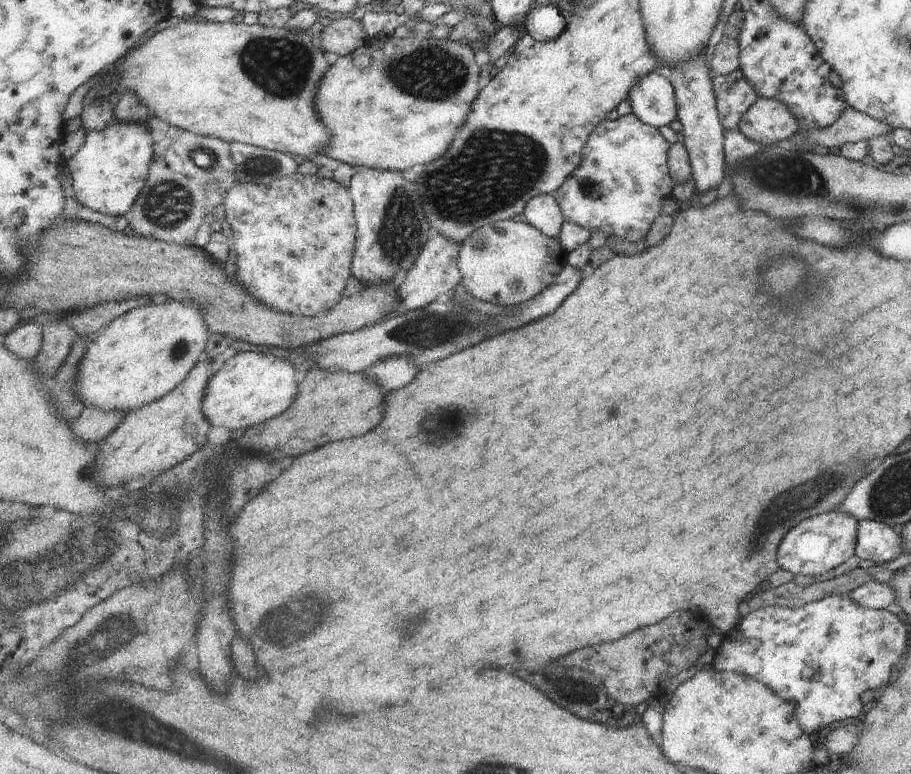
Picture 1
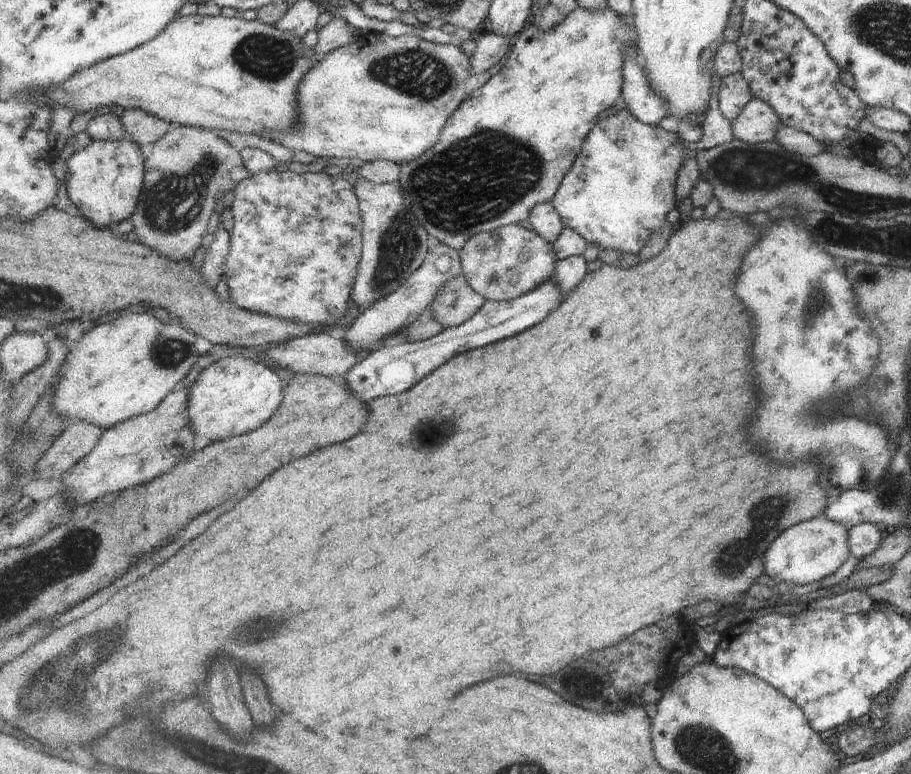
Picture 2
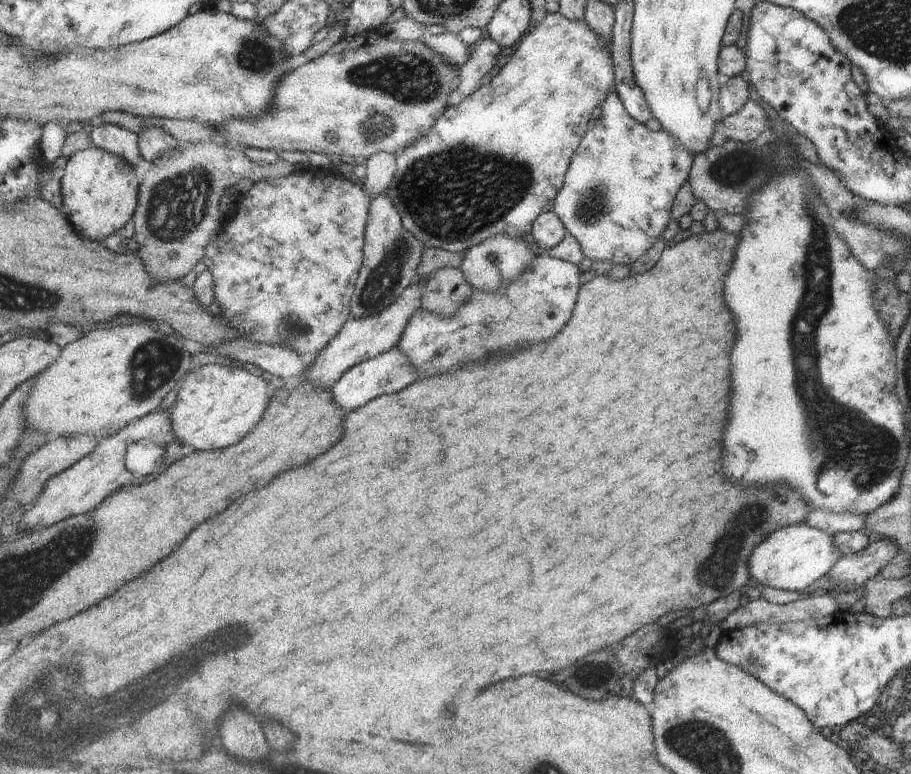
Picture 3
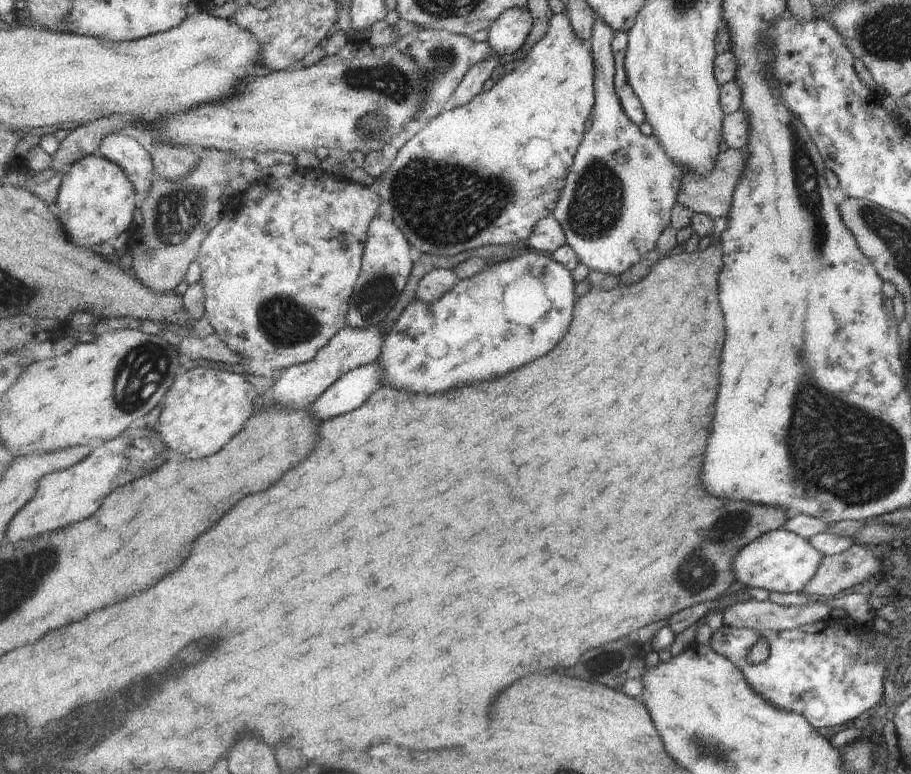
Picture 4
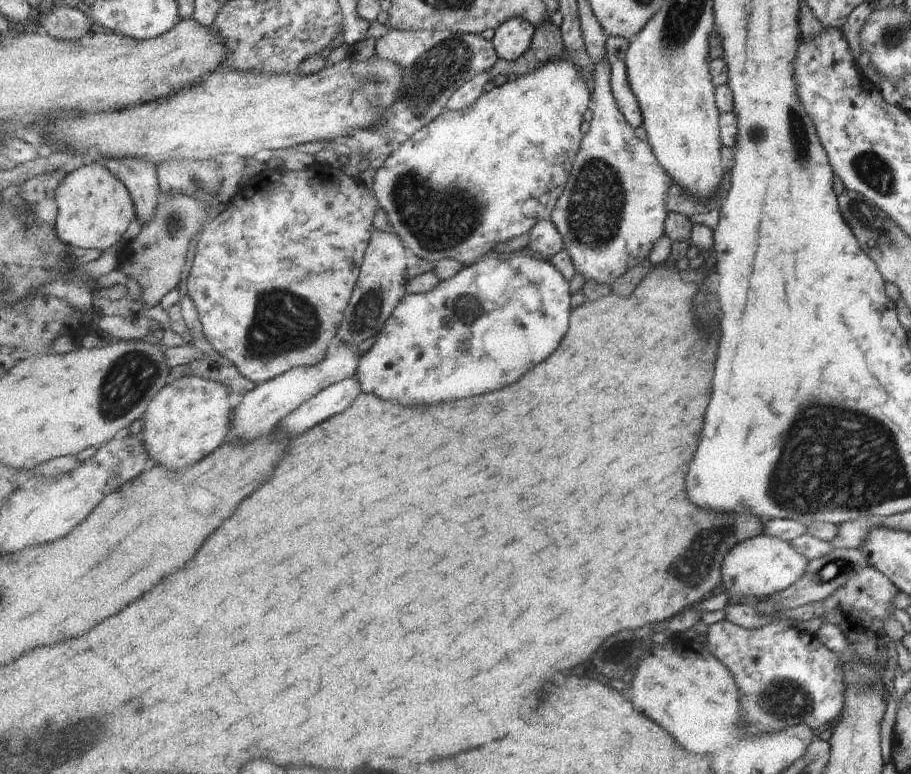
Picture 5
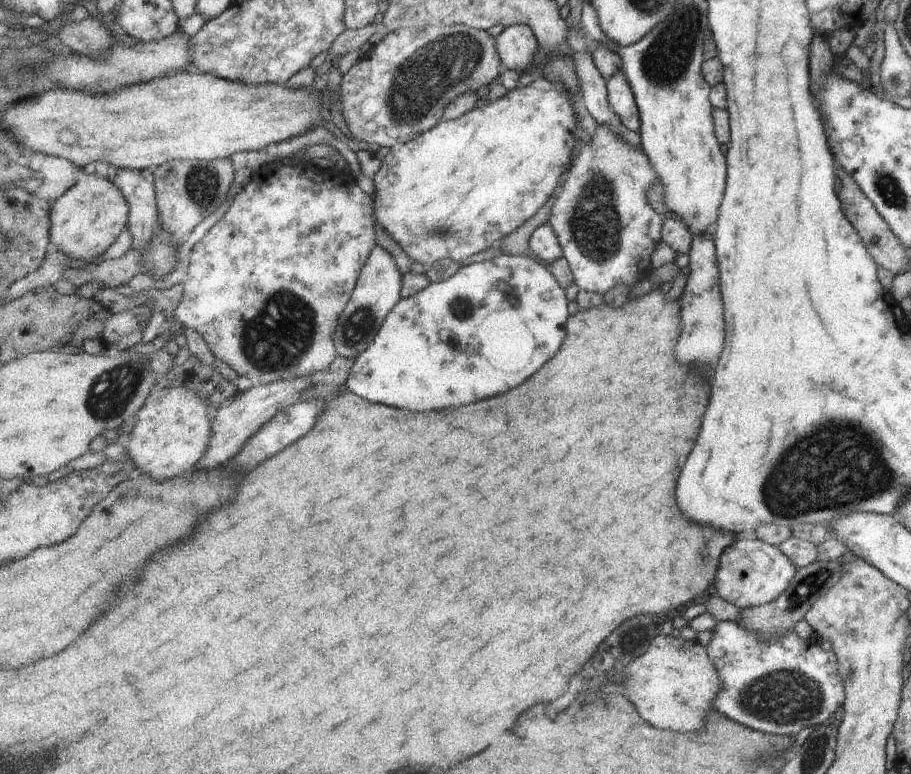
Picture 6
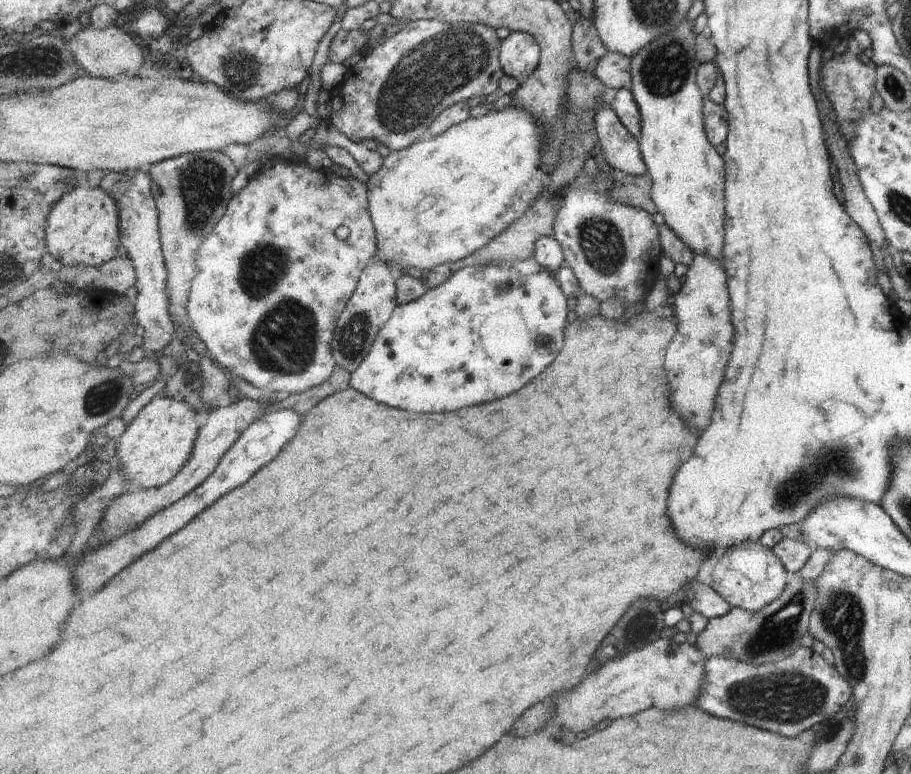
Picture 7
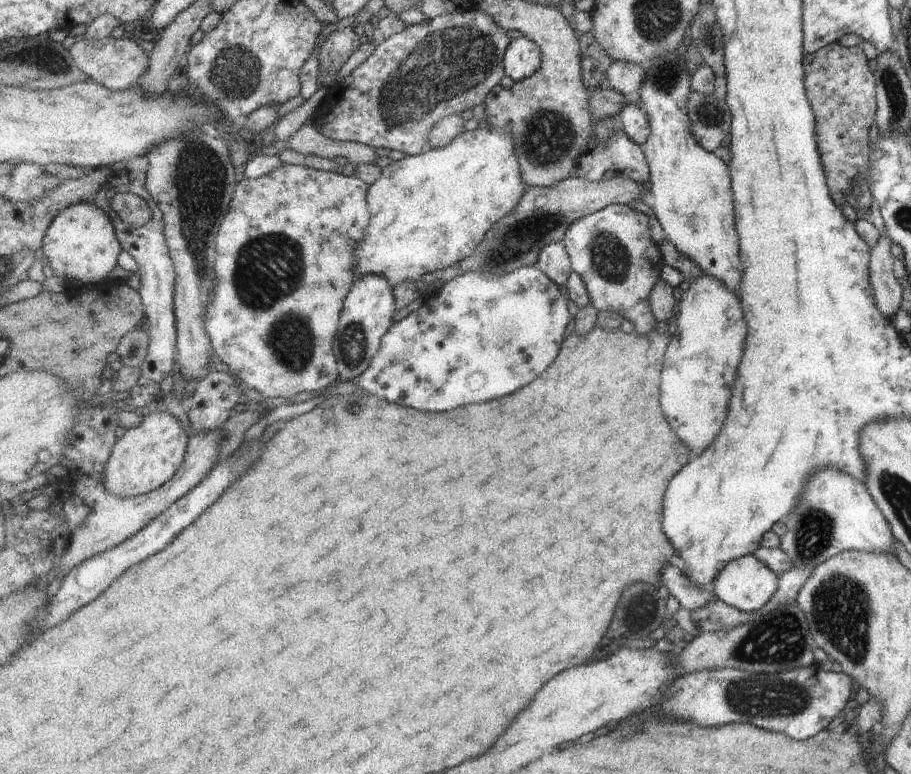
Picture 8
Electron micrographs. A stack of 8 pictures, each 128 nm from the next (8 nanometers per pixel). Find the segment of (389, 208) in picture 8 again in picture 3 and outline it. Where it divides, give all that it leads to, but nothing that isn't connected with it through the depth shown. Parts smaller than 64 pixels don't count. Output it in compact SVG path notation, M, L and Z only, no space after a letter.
M560 12L549 13L549 16L544 18L537 28L531 28L521 39L514 55L511 56L511 60L490 80L489 84L483 85L473 96L466 96L458 105L447 108L441 114L443 118L439 118L439 126L435 124L427 136L417 138L409 148L396 156L398 170L388 193L391 202L395 203L395 208L402 215L403 226L411 234L420 238L426 247L441 248L442 250L449 250L449 252L463 252L463 250L466 252L471 250L473 246L483 244L491 236L499 236L499 234L511 236L511 238L521 238L527 233L532 234L535 220L543 212L554 210L559 191L566 184L567 171L570 169L572 159L589 130L589 122L591 122L591 118L596 118L601 102L615 88L615 67L611 48L612 46L609 46L599 34L595 34L595 31L591 30L587 21L572 21Z

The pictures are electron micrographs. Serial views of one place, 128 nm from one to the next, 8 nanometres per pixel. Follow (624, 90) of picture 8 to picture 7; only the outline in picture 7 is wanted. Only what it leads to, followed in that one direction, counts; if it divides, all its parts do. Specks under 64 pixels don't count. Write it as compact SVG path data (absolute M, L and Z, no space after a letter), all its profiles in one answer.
M608 51L599 60L595 75L607 87L617 88L617 90L629 87L631 82L631 58L615 51Z

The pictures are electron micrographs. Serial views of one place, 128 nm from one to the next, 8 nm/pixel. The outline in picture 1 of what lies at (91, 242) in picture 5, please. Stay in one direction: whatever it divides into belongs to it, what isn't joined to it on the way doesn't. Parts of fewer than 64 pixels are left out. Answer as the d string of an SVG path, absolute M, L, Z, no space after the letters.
M116 118L107 130L86 130L82 147L68 160L75 198L85 207L103 214L128 217L135 202L144 192L154 164L152 130L139 122L119 122Z

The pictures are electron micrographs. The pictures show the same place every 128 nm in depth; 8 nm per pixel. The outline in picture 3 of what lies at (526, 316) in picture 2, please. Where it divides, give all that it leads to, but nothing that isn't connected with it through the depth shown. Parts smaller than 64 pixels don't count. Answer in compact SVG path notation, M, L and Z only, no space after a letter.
M399 347L393 348L377 358L366 360L353 368L350 368L339 382L332 386L333 398L335 402L342 406L347 412L354 411L372 400L387 394L397 394L401 390L405 390L407 386L411 386L413 382L419 381L419 372L417 368L407 360L407 356L399 350Z

